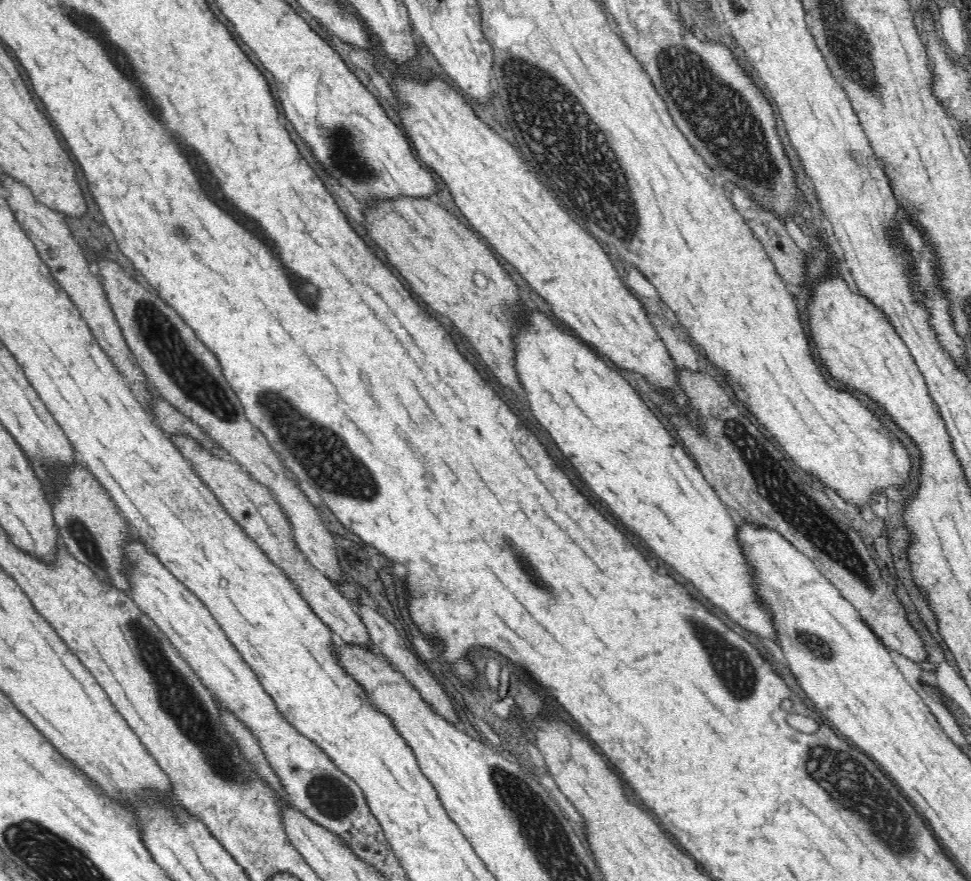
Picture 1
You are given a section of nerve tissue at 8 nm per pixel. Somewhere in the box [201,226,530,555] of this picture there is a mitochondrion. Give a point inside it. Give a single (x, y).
(321, 454)

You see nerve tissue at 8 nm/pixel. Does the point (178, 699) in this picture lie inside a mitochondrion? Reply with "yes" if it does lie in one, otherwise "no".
yes

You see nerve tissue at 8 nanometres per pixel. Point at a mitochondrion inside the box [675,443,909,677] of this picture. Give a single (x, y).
(818, 647)

